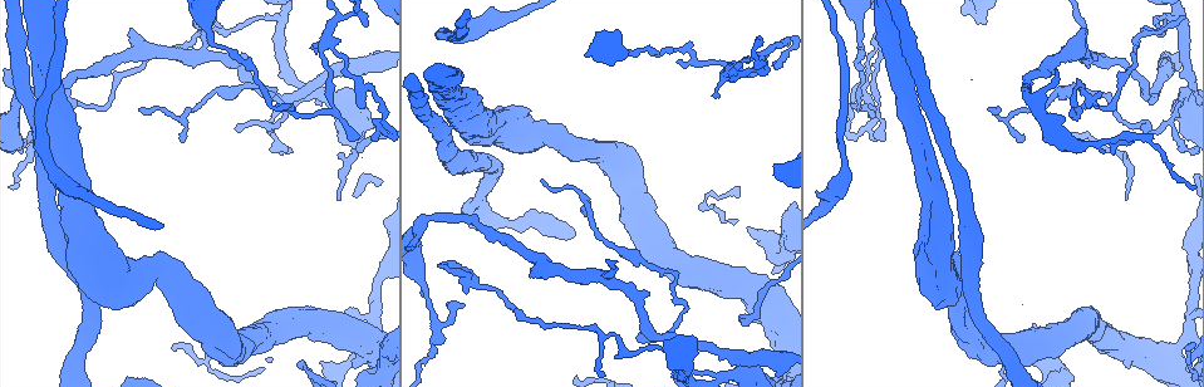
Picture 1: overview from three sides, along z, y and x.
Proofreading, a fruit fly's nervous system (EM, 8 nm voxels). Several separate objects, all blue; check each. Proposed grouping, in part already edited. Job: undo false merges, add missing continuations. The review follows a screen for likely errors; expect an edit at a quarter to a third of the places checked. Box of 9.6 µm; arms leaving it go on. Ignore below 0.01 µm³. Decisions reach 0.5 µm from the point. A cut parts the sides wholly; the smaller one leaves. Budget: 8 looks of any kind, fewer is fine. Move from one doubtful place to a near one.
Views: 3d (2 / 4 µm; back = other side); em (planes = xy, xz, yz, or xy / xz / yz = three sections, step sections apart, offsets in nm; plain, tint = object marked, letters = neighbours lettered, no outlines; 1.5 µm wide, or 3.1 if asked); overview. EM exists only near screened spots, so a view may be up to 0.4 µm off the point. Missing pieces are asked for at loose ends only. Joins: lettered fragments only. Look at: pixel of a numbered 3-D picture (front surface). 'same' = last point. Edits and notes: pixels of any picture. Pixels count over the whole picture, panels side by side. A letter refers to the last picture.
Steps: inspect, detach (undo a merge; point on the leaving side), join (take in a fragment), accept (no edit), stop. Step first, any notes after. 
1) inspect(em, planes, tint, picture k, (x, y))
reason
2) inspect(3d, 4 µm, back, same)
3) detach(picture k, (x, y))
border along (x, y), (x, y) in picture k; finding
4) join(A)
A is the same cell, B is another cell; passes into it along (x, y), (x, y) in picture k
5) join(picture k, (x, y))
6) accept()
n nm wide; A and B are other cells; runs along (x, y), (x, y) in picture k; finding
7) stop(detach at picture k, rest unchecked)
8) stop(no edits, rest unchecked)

inspect(em, planes, plain, picture 1, (1076, 81))
thin end

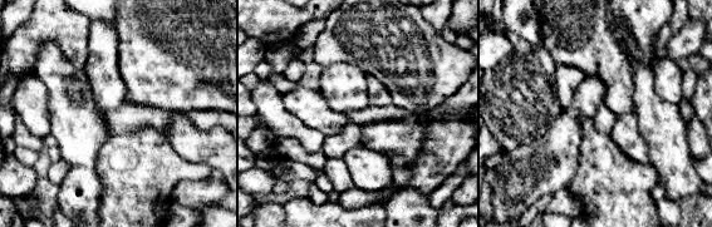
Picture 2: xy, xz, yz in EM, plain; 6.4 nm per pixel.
inspect(em, planes, letters, same)
what lies round it

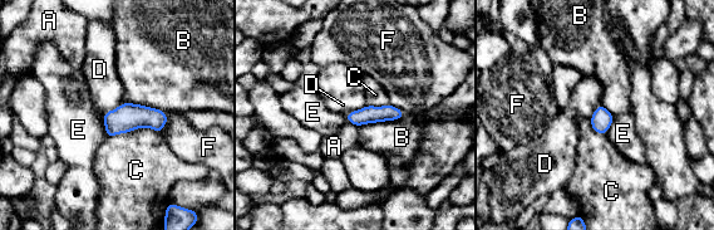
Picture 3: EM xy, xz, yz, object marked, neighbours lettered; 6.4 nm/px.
accept()
A, B, C, D, E and F are other cells; runs along (399, 113), (375, 113), (350, 118) in picture 3; none of them fits

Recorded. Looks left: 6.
inspect(3d, 4 µm, picture 1, (140, 49))
arms part here

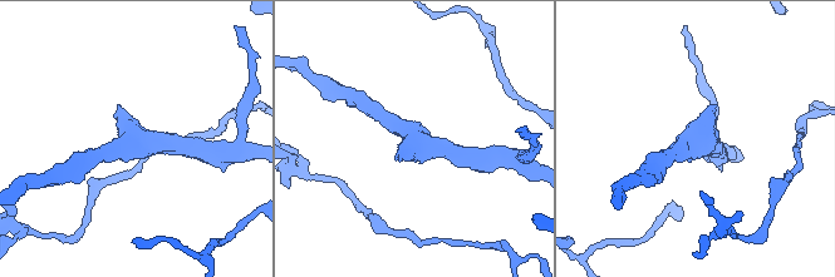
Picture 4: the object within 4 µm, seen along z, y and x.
inspect(em, xy, step 8, tint, picture 4, (416, 139))
need the tissue

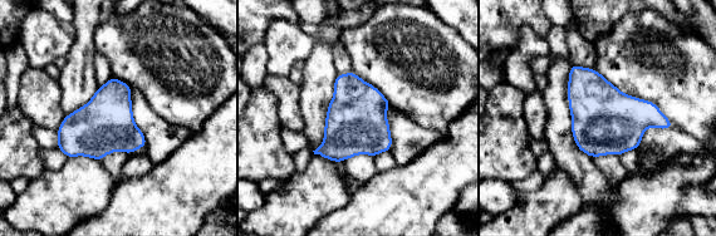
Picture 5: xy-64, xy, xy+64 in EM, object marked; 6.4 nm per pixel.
inspect(em, xy, step 8, letters, same)
what lies round it

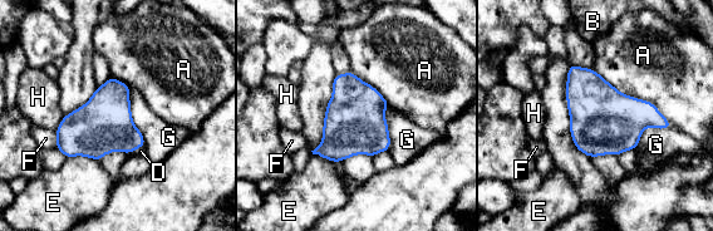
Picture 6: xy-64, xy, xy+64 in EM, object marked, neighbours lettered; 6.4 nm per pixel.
accept()
A, B, D, E, F, G and H are other cells; border along (129, 87), (131, 118), (146, 145) in picture 6; continuous, no second neuron

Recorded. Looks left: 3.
inspect(3d, 2 µm, picture 1, (615, 356))
branch stops here

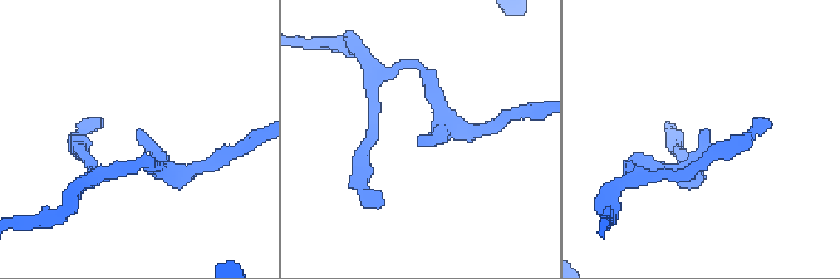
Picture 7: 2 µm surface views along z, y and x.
inspect(em, planes, letters, picture 7, (708, 136))
need the tissue

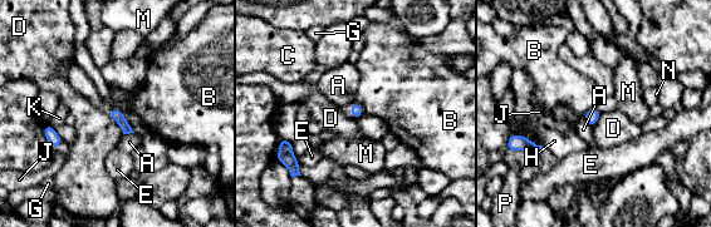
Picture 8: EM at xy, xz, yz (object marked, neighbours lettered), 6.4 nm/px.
accept()
P touches over 220 nm; A, B, C, D, E, G, H, J, K, M, N and P are other cells; none of them fits

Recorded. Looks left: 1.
stop(no edits, rest unchecked)

